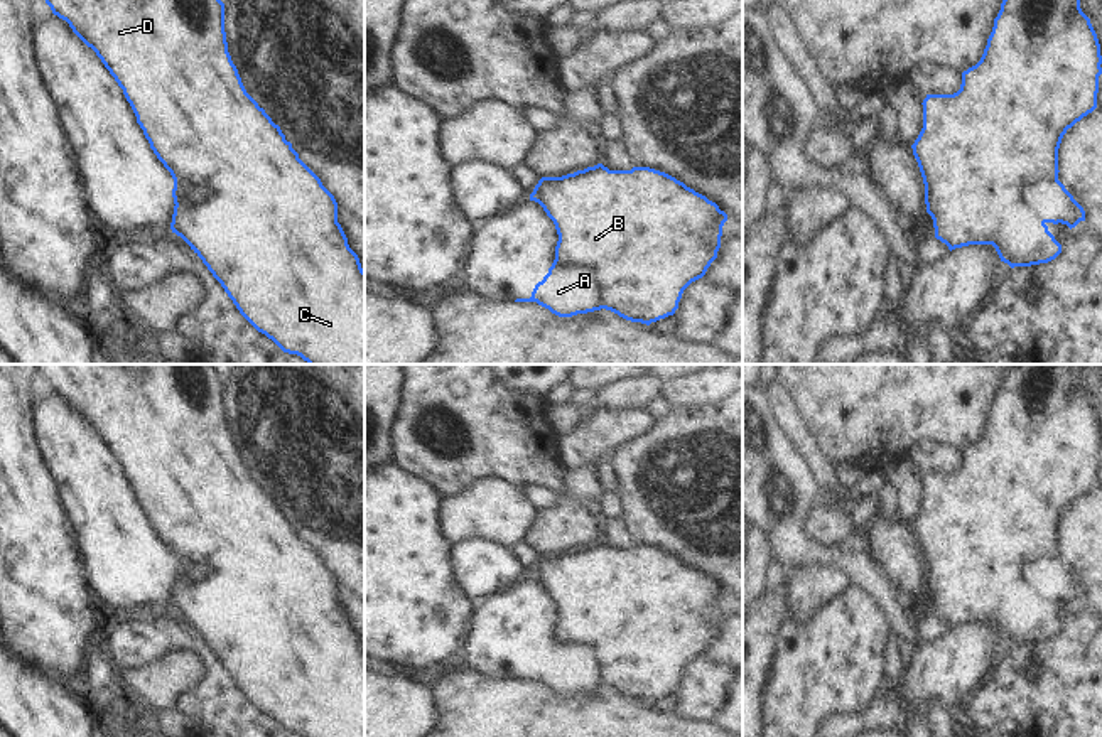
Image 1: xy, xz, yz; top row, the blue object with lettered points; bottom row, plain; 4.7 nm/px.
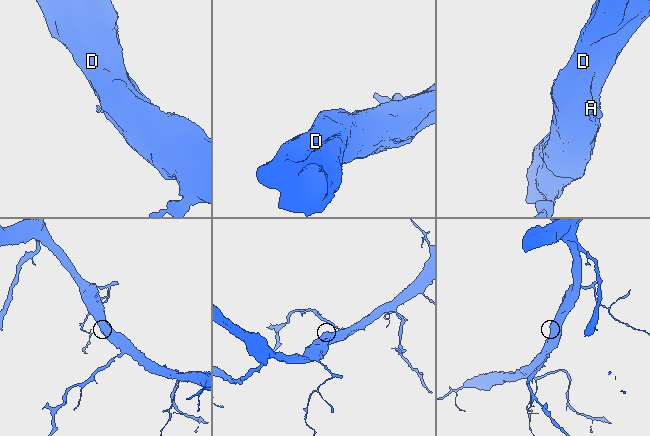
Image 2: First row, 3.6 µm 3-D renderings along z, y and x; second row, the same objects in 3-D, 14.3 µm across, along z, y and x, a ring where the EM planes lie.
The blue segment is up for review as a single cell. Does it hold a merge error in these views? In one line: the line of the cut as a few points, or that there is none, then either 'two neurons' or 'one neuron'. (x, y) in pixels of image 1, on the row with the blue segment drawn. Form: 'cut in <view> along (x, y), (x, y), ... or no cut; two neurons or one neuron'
cut in xy along (172, 176), (201, 188), (206, 193), (205, 201); two neurons

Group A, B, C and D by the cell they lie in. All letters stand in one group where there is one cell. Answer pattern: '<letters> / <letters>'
A / B C D

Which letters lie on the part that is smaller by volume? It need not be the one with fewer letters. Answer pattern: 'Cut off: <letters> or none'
Cut off: A

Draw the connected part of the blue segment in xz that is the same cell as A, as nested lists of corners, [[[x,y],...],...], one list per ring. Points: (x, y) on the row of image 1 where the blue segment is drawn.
[[[555,260],[532,297],[515,302],[537,302],[559,317],[602,309],[594,273],[582,265],[560,265]]]

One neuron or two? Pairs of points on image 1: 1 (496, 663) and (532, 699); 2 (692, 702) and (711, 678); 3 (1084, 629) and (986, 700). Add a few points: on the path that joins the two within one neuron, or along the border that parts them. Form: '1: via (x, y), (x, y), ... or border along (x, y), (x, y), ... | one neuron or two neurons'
1: border along (473, 672), (496, 678), (513, 678) | two neurons
2: via (697, 697), (706, 683) | one neuron
3: via (1069, 656), (1028, 697), (1013, 697) | one neuron

